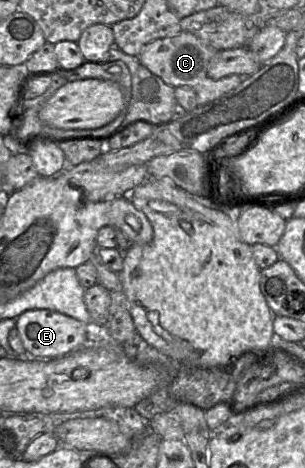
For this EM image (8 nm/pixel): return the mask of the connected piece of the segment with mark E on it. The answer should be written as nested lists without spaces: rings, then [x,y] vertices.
[[[34,309],[22,313],[16,319],[26,354],[31,357],[55,358],[66,356],[85,345],[87,324],[75,318],[48,309]]]

